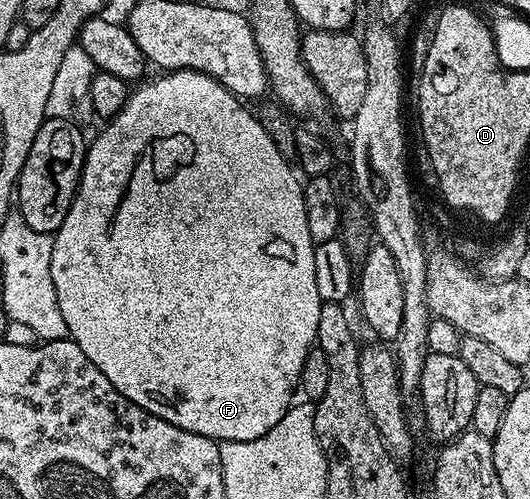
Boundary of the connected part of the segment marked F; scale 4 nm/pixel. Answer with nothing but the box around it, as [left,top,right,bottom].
[50,68,322,442]

